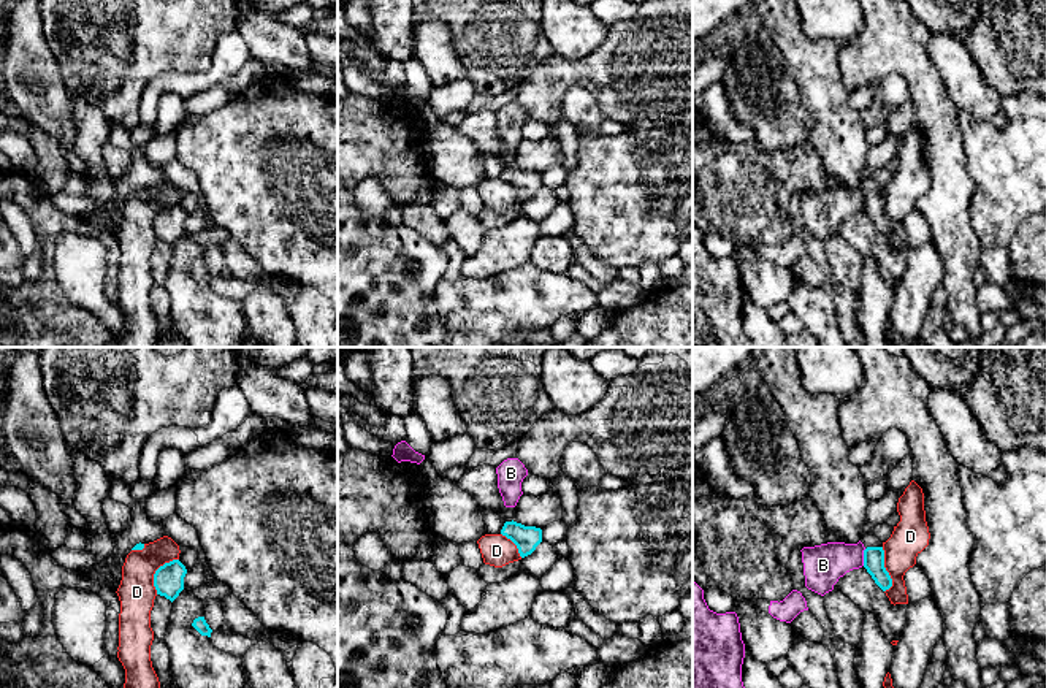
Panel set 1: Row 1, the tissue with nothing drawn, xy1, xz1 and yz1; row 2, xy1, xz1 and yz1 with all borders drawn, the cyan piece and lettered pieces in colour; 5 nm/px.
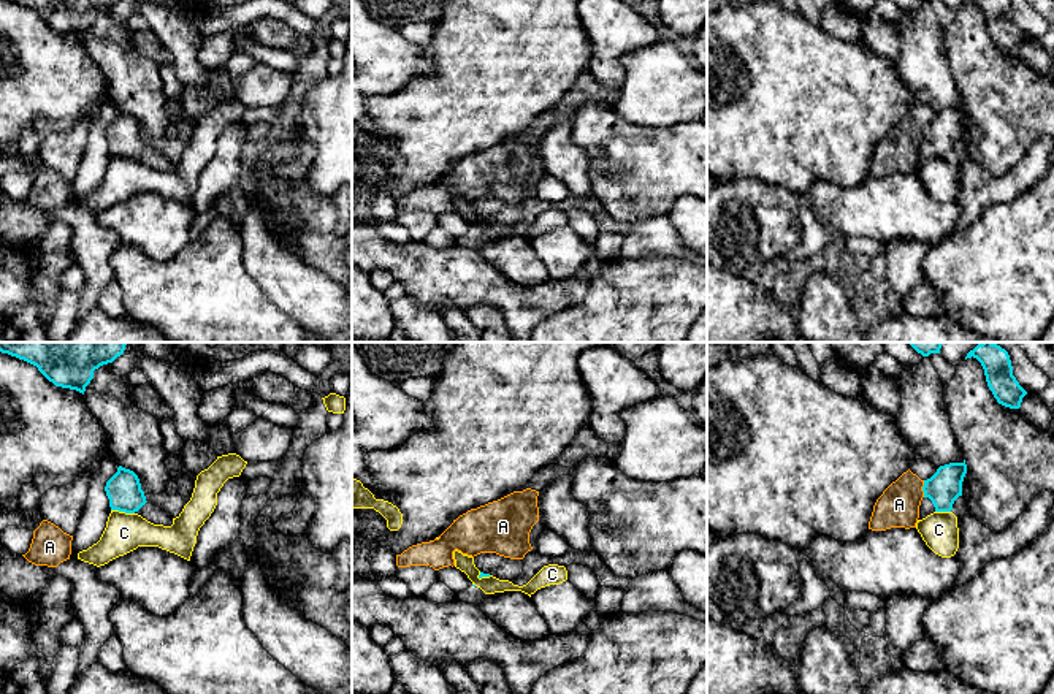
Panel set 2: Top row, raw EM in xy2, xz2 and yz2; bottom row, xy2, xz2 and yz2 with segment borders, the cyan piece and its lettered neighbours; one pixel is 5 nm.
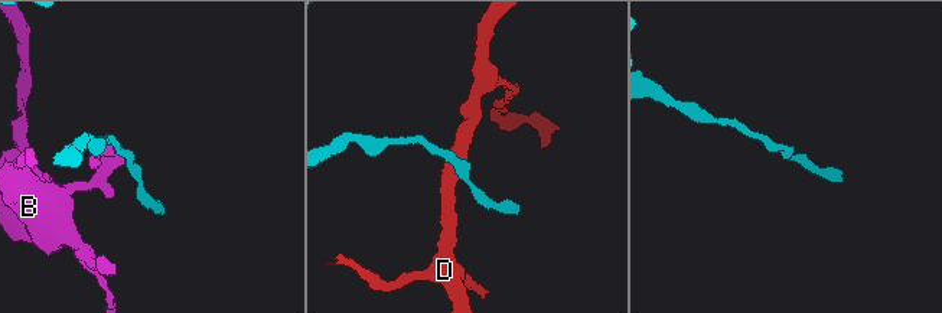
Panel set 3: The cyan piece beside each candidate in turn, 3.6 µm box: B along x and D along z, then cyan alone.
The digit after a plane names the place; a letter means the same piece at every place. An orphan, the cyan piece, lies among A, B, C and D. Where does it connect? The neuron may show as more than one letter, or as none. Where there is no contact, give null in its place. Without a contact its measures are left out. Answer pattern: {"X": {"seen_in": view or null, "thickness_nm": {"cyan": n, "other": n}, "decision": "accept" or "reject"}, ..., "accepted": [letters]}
{"A": {"seen_in": "yz2", "thickness_nm": {"cyan": 170, "other": 200}, "decision": "reject"}, "B": {"seen_in": "yz1", "thickness_nm": {"cyan": 110, "other": 200}, "decision": "reject"}, "C": {"seen_in": "xy2", "thickness_nm": {"cyan": 180, "other": 200}, "decision": "reject"}, "D": {"seen_in": "xy1", "thickness_nm": {"cyan": 160, "other": 190}, "decision": "reject"}, "accepted": []}

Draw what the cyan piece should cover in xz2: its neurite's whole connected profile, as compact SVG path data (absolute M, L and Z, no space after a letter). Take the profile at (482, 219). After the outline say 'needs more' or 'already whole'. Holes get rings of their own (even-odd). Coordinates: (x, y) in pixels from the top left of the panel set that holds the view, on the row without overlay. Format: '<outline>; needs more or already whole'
M480 198L474 201L474 209L480 215L482 222L496 222L499 225L514 225L523 217L523 204L510 204L496 198Z; needs more

